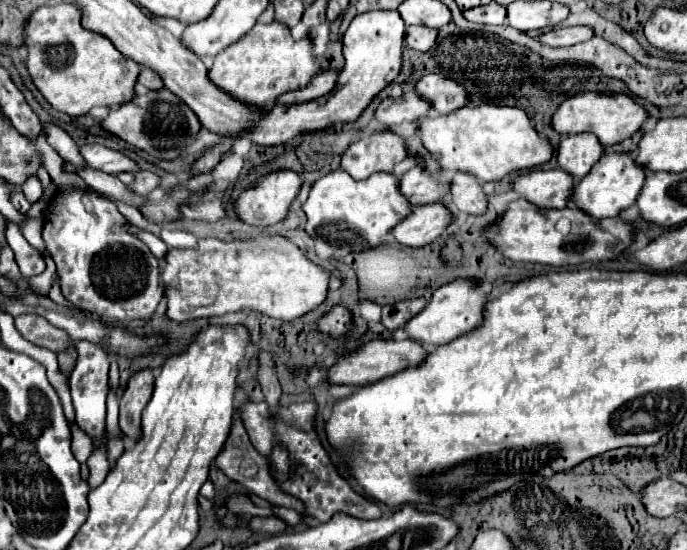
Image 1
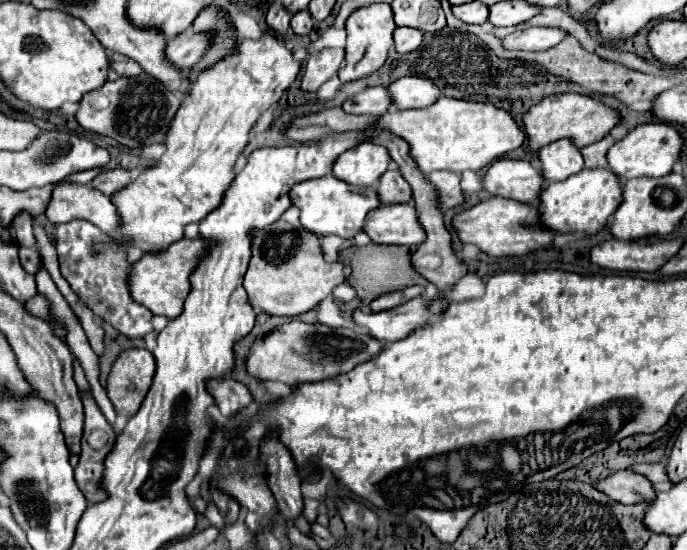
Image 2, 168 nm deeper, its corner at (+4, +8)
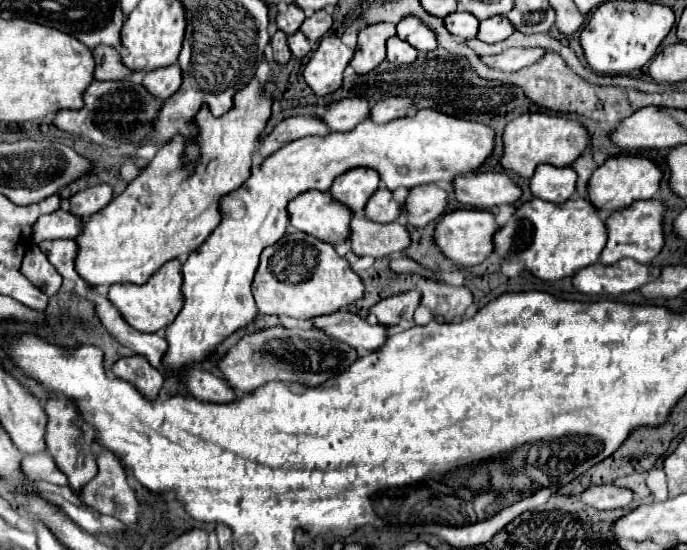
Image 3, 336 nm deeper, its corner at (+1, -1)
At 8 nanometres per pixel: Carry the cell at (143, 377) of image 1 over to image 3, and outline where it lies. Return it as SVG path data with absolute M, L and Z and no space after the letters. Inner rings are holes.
M133 355L133 357L121 357L113 369L111 369L113 377L123 379L127 383L131 383L145 399L155 401L159 397L159 391L163 387L163 373L159 369L155 369L145 357L141 355Z

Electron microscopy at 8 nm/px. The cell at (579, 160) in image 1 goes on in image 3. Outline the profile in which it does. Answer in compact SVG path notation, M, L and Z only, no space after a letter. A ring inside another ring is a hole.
M539 165L529 181L529 187L533 195L539 199L551 203L563 203L575 193L575 183L577 183L577 173L573 167Z

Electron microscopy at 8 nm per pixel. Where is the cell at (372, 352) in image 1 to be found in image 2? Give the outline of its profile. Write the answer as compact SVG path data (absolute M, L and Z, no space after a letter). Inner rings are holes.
M292 320L278 326L262 340L254 340L246 356L246 372L258 380L276 380L284 384L318 382L348 372L352 366L378 354L382 346L382 342L368 338L368 334L352 332L350 328L328 328L322 324Z

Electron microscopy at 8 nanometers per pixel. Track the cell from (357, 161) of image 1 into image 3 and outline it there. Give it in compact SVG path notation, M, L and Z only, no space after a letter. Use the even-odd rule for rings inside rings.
M355 167L339 175L339 179L335 179L335 183L331 185L329 193L347 207L351 207L355 213L359 213L367 205L369 197L377 191L377 187L379 187L379 173L371 171L369 167L361 169Z

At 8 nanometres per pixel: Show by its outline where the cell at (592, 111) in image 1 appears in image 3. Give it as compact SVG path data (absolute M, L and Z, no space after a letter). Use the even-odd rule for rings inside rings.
M533 111L533 113L523 113L507 123L503 133L503 143L505 143L505 155L501 159L501 165L529 179L535 173L535 167L541 163L551 163L557 167L571 165L577 157L583 155L585 149L591 147L591 135L581 121L573 121L555 113Z

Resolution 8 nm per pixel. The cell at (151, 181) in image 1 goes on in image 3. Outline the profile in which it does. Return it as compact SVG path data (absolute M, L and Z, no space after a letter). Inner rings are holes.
M103 183L103 185L95 185L95 187L87 187L79 193L75 193L69 201L71 201L71 213L89 219L89 215L95 215L97 211L101 211L113 195L113 187Z

